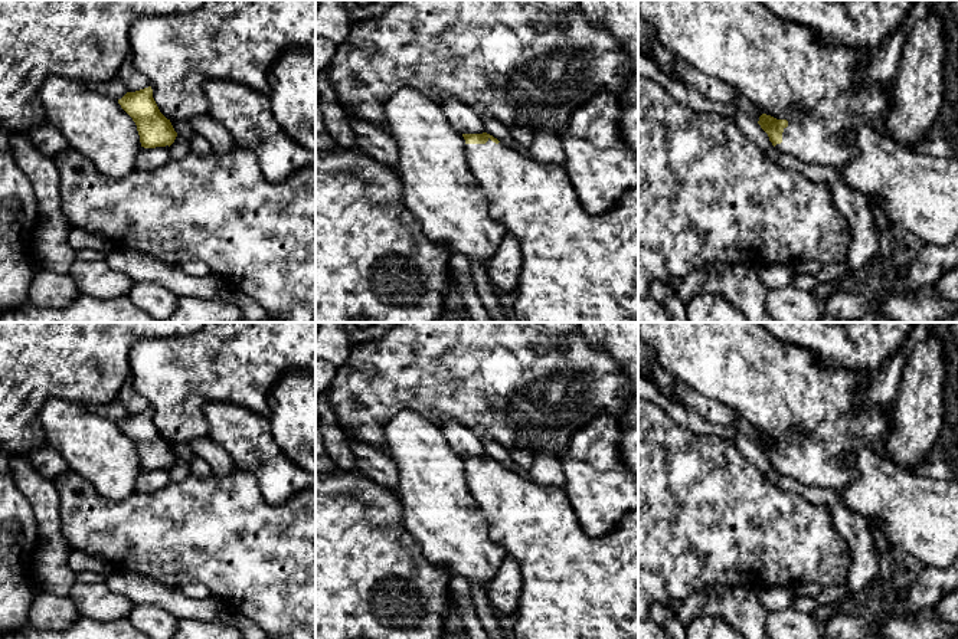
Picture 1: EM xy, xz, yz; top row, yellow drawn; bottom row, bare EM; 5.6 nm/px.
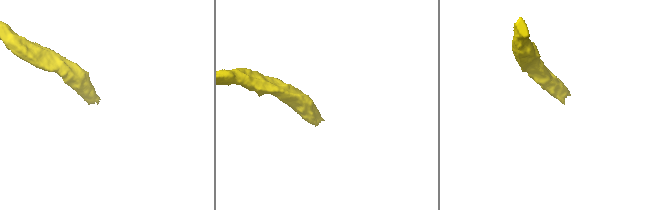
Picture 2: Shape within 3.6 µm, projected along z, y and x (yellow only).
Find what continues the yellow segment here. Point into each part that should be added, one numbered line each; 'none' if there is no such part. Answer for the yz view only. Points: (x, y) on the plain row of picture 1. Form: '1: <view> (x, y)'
1: yz (780, 389)

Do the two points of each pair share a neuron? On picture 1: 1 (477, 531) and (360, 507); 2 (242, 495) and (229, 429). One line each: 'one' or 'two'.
1: two
2: two

